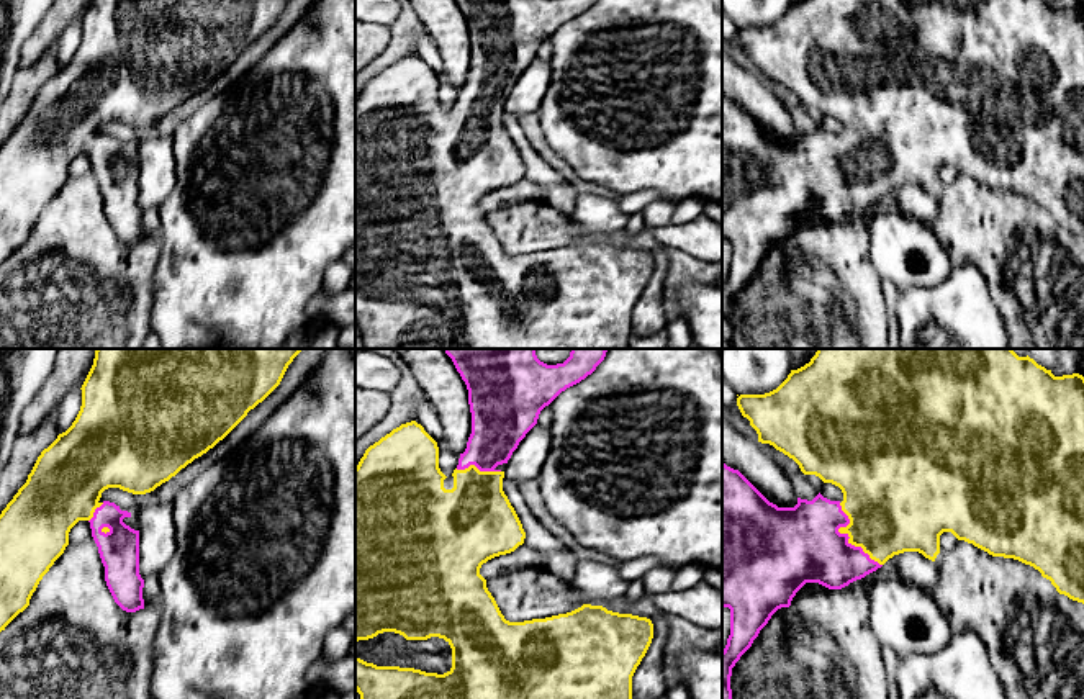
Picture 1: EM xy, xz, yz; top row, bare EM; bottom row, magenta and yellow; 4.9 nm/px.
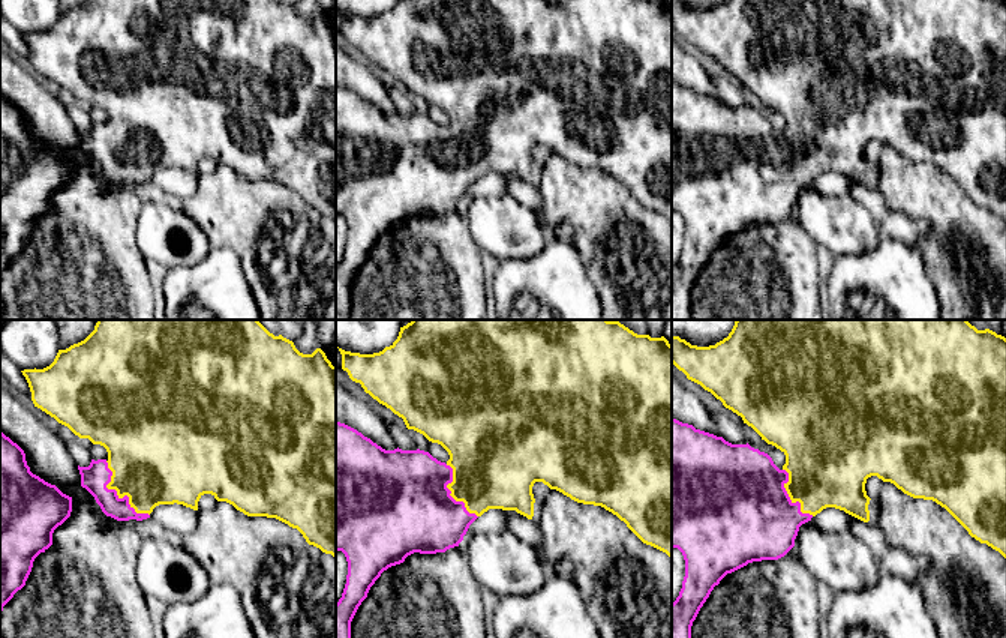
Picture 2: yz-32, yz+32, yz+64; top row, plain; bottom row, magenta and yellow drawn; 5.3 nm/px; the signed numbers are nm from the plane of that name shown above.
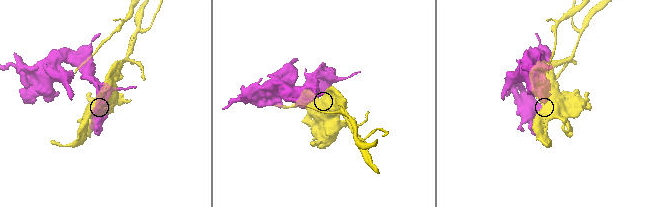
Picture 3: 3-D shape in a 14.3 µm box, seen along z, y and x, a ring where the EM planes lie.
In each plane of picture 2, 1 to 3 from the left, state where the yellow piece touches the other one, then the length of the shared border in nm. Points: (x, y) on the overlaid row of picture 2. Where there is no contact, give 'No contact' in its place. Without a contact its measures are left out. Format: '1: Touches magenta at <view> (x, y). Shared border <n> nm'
1: Touches magenta at yz-32 (116, 494). Shared border 380 nm
2: Touches magenta at yz+32 (450, 493). Shared border 340 nm
3: Touches magenta at yz+64 (789, 499). Shared border 300 nm

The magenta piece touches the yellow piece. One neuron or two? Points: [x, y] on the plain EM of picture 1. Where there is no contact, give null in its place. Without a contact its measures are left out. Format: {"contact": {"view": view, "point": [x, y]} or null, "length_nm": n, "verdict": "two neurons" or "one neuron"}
{"contact": {"view": "yz", "point": [847, 169]}, "length_nm": 380, "verdict": "one neuron"}

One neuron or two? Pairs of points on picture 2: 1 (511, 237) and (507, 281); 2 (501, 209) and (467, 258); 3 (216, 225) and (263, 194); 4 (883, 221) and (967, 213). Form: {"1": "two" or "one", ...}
{"1": "two", "2": "two", "3": "one", "4": "two"}

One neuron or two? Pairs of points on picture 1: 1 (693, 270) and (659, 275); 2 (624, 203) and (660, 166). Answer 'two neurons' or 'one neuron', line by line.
1: two neurons
2: two neurons

